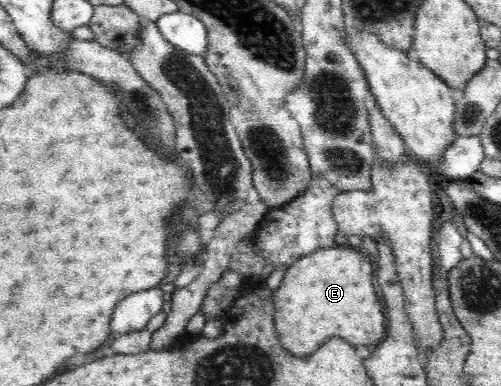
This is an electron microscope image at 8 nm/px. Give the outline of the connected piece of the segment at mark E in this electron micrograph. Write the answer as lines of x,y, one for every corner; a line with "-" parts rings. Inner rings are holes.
334,245
304,255
293,262
286,271
284,281
274,290
275,329
286,350
296,356
308,356
320,348
330,336
342,336
356,345
378,344
385,338
387,327
385,305
374,287
374,260
363,250
350,246

